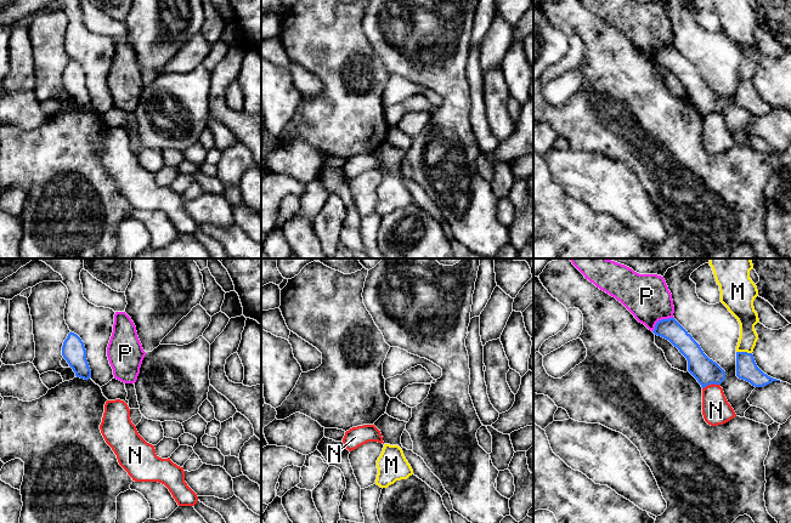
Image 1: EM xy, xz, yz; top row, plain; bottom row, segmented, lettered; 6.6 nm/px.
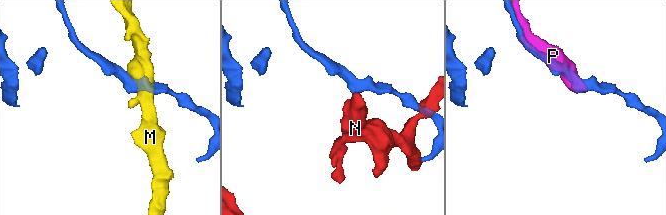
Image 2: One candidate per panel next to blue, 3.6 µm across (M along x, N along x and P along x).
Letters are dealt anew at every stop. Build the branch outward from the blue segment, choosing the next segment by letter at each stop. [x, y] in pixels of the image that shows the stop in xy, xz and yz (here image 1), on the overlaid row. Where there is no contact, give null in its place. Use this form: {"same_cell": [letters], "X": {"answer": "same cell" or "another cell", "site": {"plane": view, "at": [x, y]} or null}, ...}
{"same_cell": [], "M": {"answer": "another cell", "site": {"plane": "yz", "at": [744, 352]}}, "N": {"answer": "another cell", "site": {"plane": "yz", "at": [711, 384]}}, "P": {"answer": "another cell", "site": {"plane": "yz", "at": [660, 320]}}}

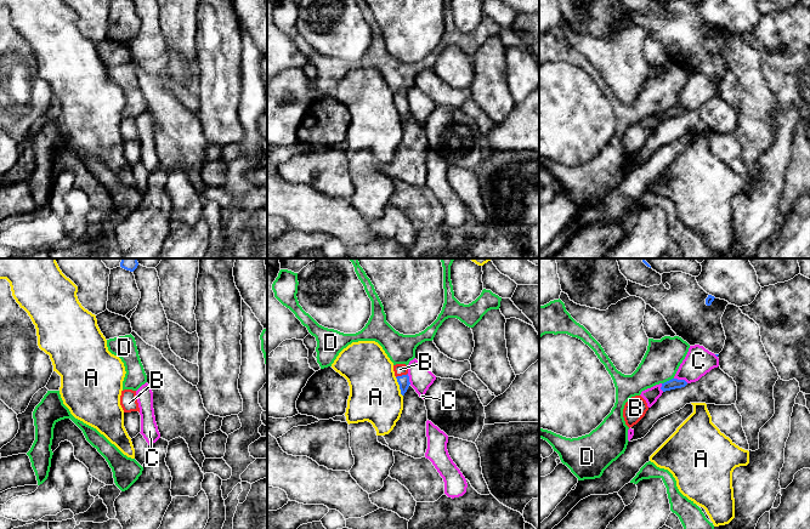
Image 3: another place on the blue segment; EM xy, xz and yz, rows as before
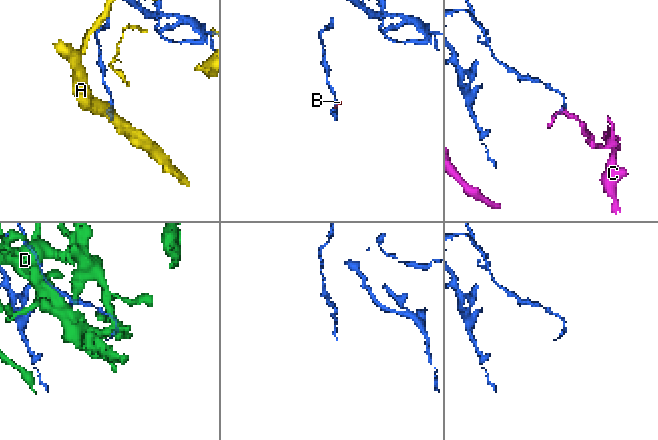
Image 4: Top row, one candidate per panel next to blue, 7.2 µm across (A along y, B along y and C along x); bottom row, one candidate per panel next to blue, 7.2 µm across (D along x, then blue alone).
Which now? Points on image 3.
{"same_cell": ["B"], "A": {"answer": "another cell", "site": {"plane": "xz", "at": [400, 387]}}, "B": {"answer": "same cell", "site": {"plane": "xz", "at": [402, 375]}}, "C": {"answer": "another cell", "site": {"plane": "yz", "at": [681, 380]}}, "D": {"answer": "another cell", "site": {"plane": "yz", "at": [667, 381]}}}

